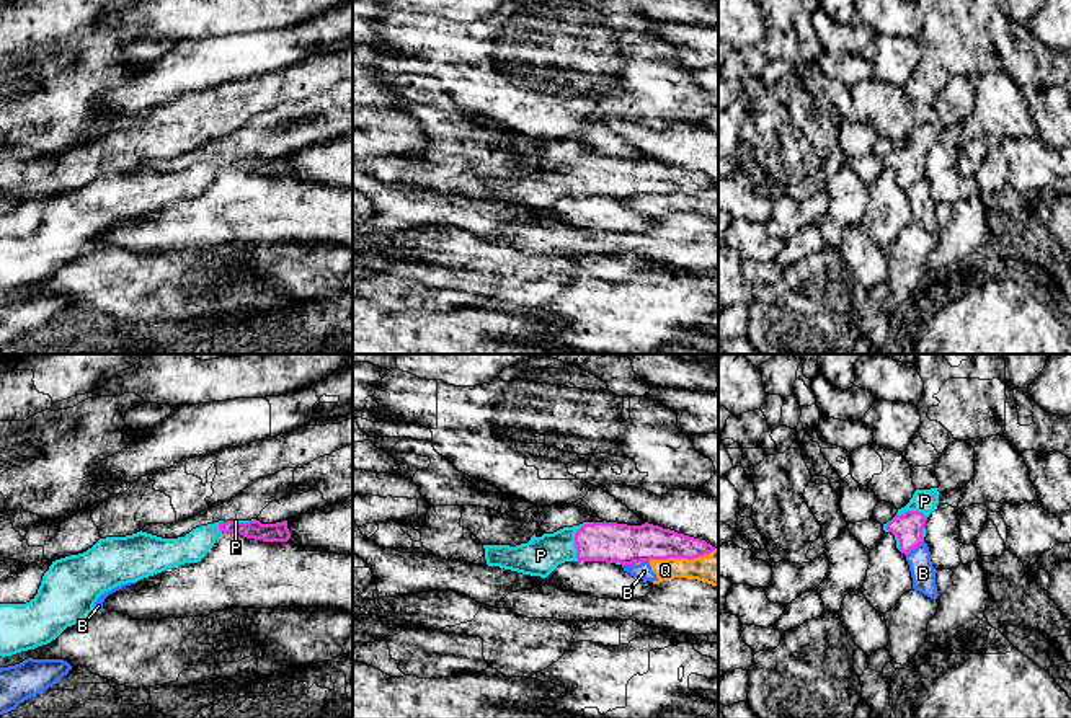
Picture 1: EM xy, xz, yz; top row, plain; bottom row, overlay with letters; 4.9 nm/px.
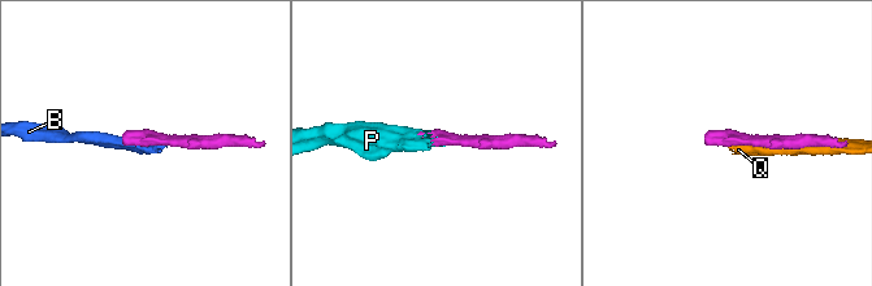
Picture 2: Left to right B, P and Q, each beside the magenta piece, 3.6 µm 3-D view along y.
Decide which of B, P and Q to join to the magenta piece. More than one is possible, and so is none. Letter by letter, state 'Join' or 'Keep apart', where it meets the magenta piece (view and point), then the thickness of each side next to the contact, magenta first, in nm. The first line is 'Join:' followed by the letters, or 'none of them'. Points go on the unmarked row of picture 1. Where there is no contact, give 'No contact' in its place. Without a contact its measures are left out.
Join: P
B: Keep apart. Touches magenta at yz (915, 181). Thickness 140 nm (magenta) against 120 nm
P: Join. Touches magenta at xz (575, 172). Thickness 200 nm (magenta) against 190 nm
Q: Keep apart. Touches magenta at xz (681, 191). Thickness 190 nm (magenta) against 170 nm

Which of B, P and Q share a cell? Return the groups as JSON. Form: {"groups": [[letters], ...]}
{"groups": [["B", "Q"], ["P"]]}

